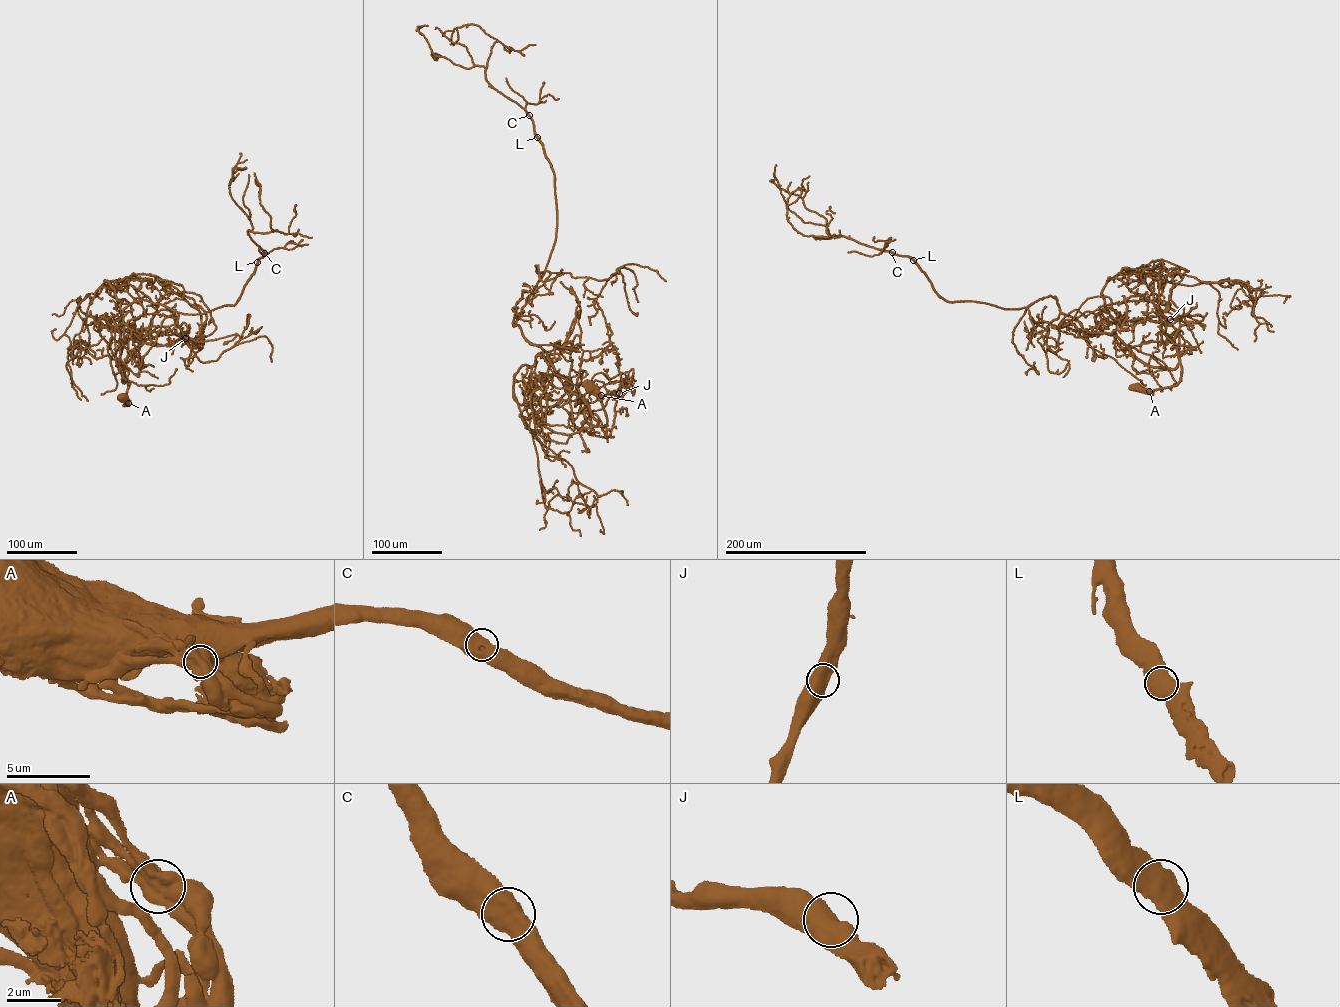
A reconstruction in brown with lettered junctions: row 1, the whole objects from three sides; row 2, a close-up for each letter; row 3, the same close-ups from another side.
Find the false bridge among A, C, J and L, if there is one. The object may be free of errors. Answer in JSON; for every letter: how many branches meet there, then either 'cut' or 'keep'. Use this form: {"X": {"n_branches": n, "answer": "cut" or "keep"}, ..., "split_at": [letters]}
{"A": {"n_branches": 2, "answer": "keep"}, "C": {"n_branches": 2, "answer": "keep"}, "J": {"n_branches": 2, "answer": "keep"}, "L": {"n_branches": 2, "answer": "keep"}, "split_at": []}

